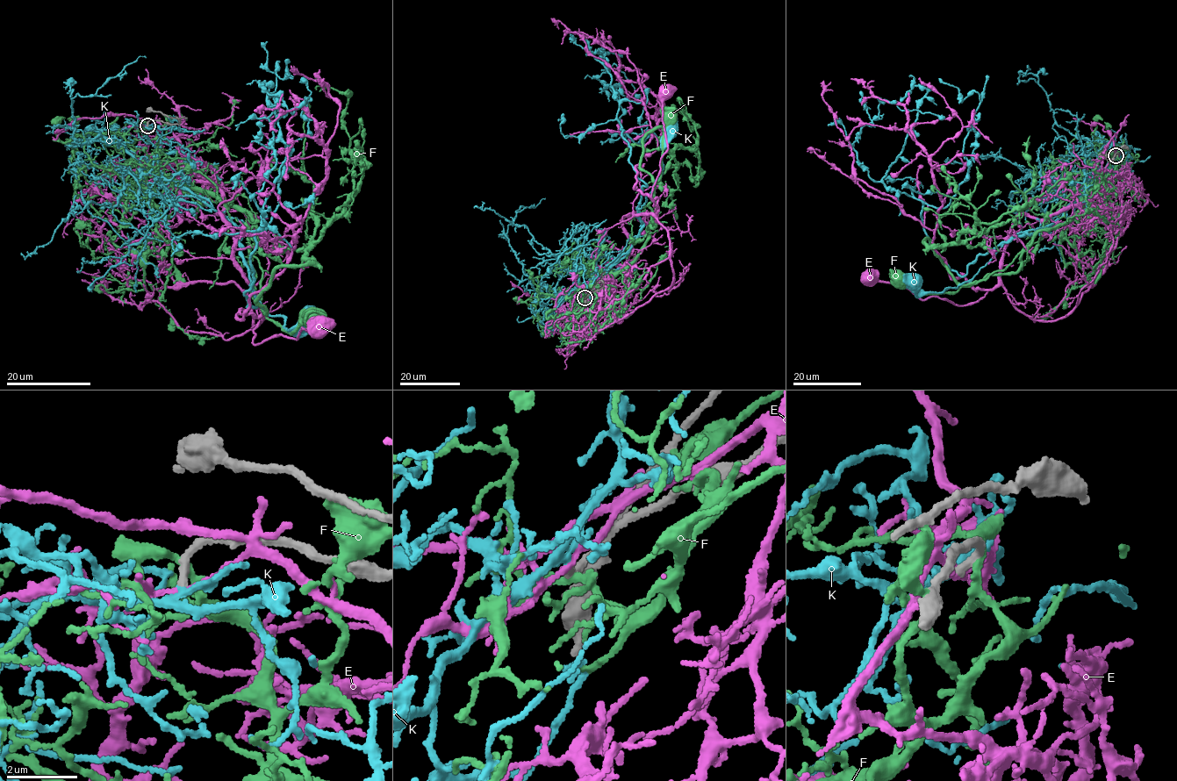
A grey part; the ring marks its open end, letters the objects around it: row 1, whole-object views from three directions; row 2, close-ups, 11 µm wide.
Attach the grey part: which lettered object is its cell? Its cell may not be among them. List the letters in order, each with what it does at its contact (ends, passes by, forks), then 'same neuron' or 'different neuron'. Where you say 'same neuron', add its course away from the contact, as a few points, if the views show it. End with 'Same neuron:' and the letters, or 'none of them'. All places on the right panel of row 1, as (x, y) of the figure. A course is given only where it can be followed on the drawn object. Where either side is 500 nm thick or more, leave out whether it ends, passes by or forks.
E: it forks there; different neuron
F: it forks there; different neuron
K: it forks there; same neuron; it runs (1115, 156), (1120, 160), (1068, 204), (1052, 223), (1004, 243), (971, 279), (941, 292), (918, 293), (913, 284)
Same neuron: K

